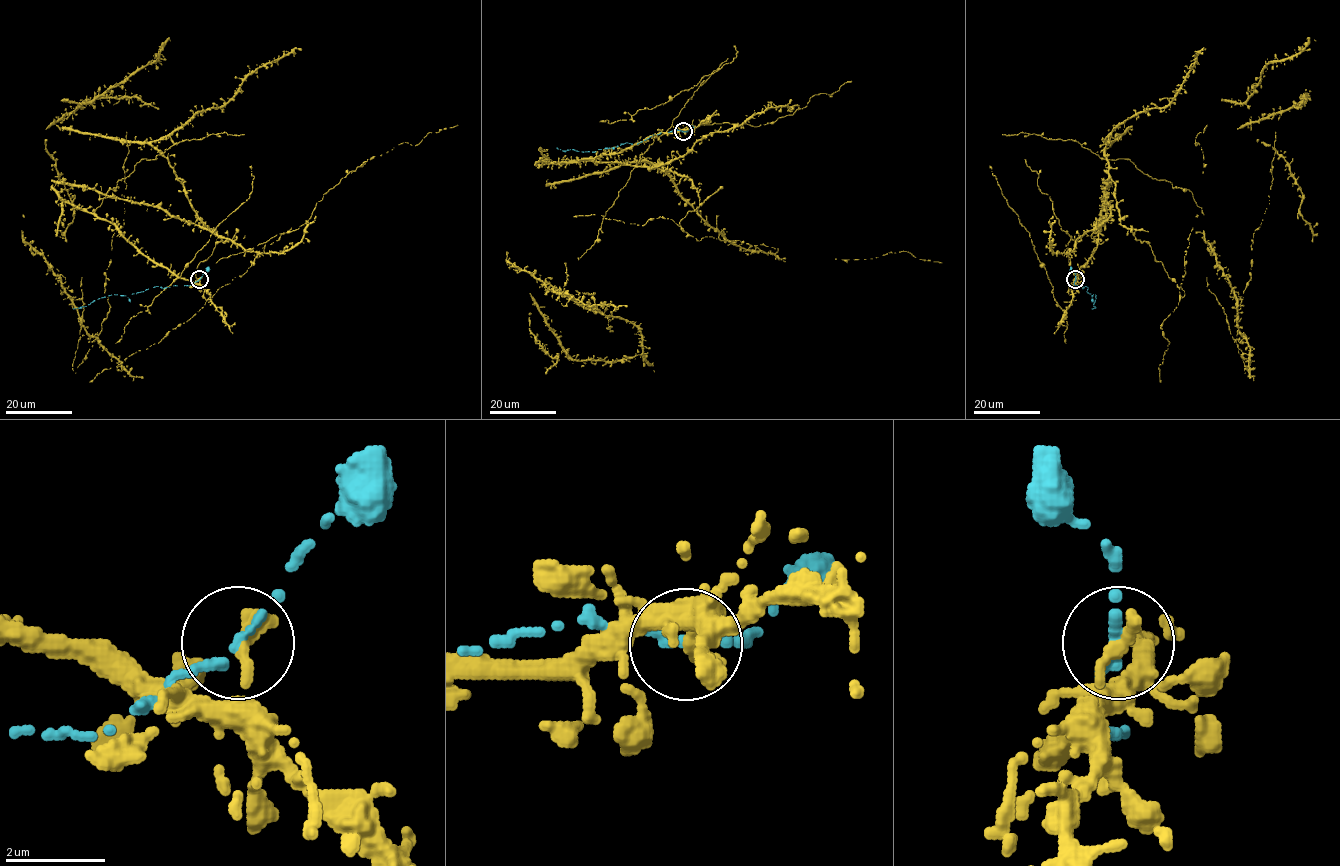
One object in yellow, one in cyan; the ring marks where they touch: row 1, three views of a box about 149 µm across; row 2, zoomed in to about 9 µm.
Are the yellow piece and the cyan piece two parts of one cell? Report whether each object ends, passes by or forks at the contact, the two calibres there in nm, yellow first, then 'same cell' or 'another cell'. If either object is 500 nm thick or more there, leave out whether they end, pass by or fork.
yellow ends | cyan passes by | 380/200 nm | same cell

